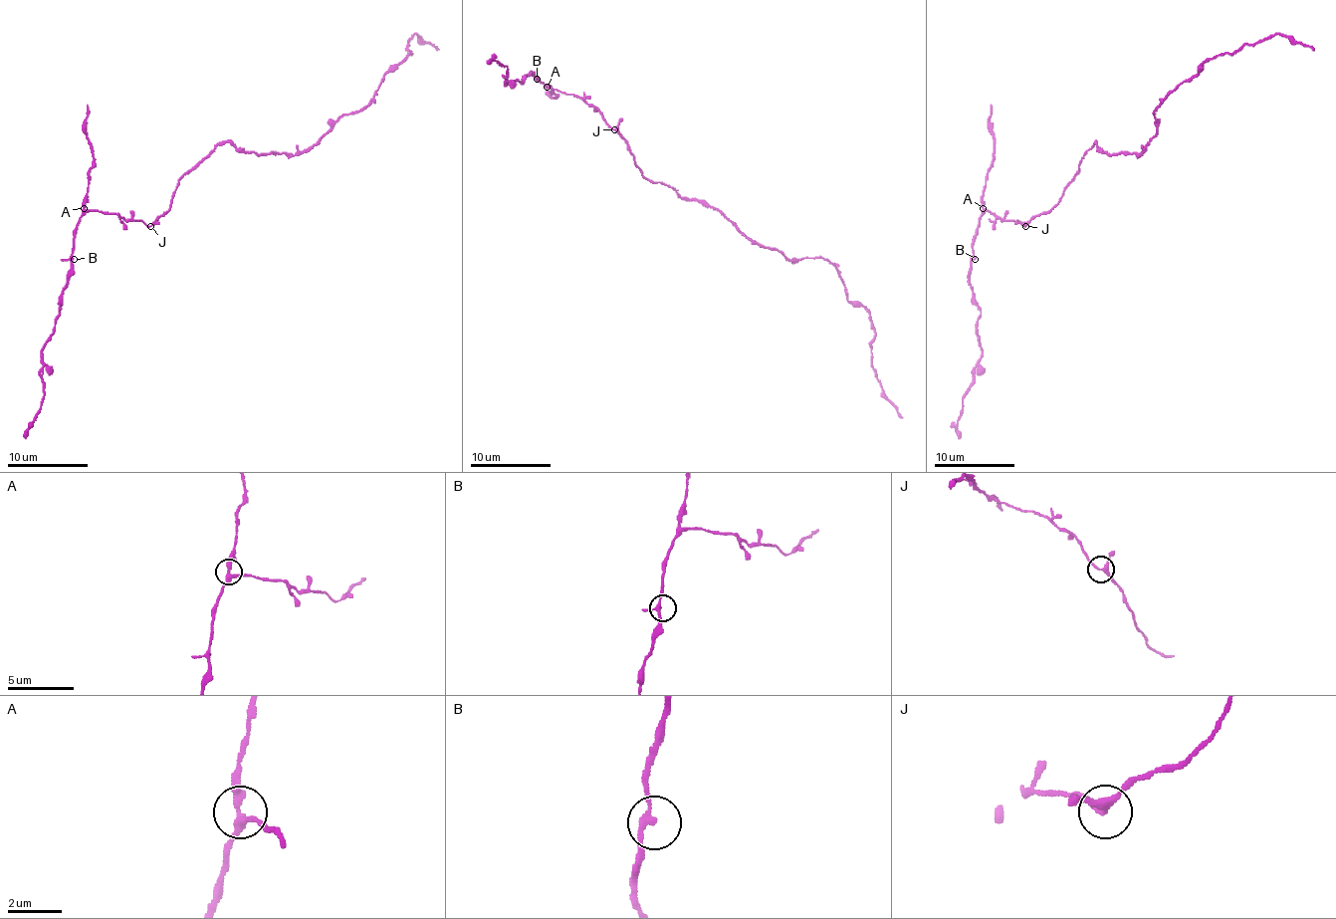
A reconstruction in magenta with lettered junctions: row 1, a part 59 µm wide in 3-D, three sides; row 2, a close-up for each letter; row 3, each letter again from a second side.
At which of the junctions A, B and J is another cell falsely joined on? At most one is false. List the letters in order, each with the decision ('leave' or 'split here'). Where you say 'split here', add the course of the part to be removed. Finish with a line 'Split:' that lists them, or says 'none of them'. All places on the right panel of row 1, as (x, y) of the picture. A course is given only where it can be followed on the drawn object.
A: leave
B: leave
J: leave
Split: none of them

